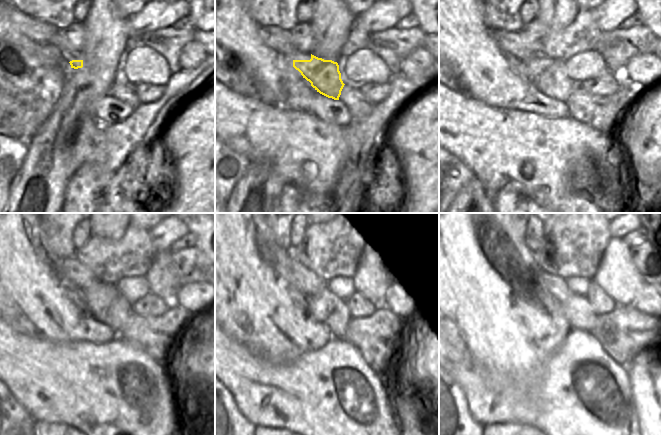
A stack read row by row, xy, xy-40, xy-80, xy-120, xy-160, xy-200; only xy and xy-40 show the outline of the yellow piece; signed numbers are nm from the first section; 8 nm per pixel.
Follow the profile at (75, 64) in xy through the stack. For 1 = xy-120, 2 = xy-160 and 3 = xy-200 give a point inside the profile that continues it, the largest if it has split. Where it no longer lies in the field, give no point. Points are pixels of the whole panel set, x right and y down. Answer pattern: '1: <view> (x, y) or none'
1: xy-120 (103, 300)
2: xy-160 (333, 311)
3: xy-200 (580, 314)

